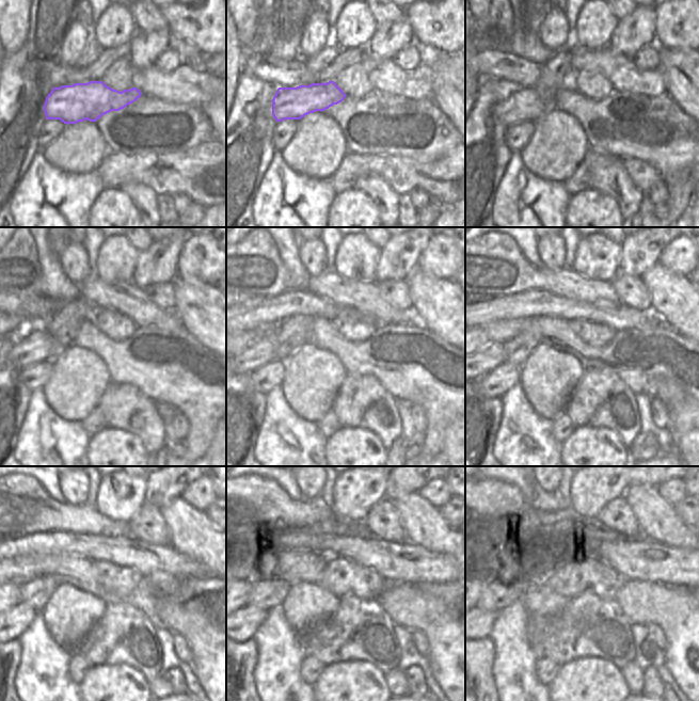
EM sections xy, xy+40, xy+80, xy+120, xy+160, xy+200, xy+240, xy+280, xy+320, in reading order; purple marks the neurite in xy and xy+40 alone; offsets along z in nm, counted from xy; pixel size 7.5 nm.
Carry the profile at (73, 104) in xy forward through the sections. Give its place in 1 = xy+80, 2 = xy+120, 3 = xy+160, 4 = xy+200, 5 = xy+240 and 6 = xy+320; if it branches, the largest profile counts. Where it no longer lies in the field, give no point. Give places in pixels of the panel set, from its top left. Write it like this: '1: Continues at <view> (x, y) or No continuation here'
1: Continues at xy+80 (523, 104)
2: Continues at xy+120 (37, 345)
3: Continues at xy+160 (263, 350)
4: Continues at xy+200 (491, 356)
5: Continues at xy+240 (9, 593)
6: Continues at xy+320 (487, 576)

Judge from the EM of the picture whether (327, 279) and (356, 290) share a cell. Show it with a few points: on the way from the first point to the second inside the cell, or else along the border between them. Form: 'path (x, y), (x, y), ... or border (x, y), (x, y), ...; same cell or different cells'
path (334, 286), (339, 290), (349, 290); same cell

